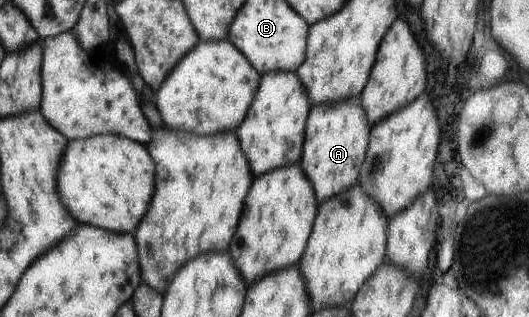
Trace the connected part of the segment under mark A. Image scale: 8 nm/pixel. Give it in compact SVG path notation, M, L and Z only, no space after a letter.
M360 96L311 108L299 164L315 190L319 205L358 183L361 165L369 146L370 130Z

